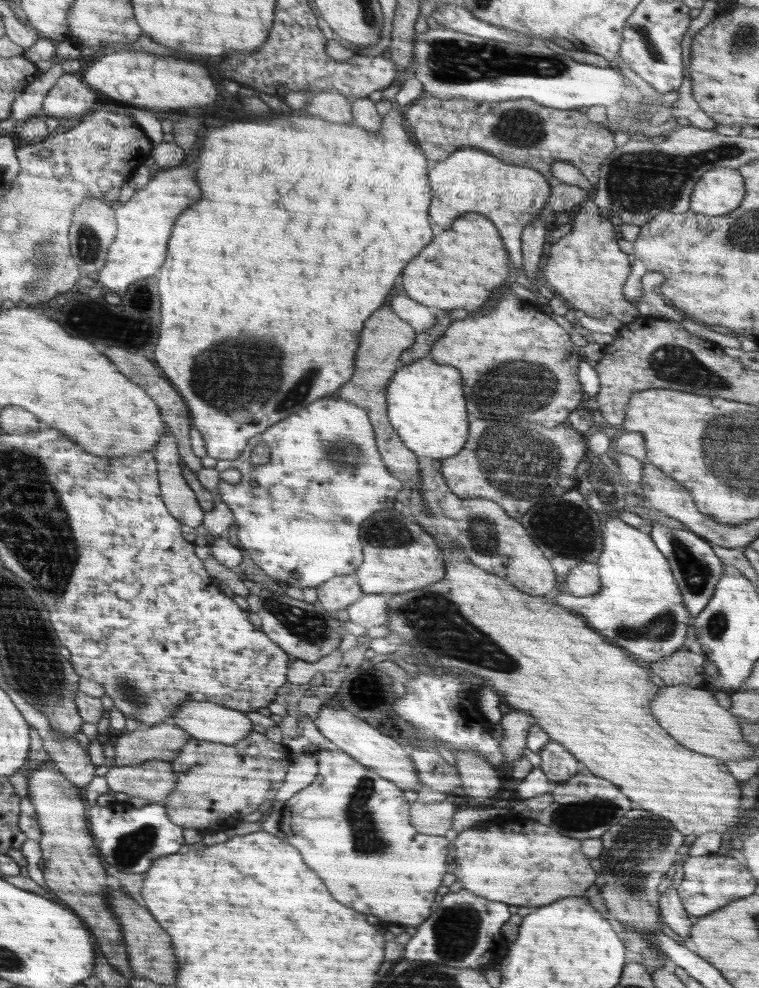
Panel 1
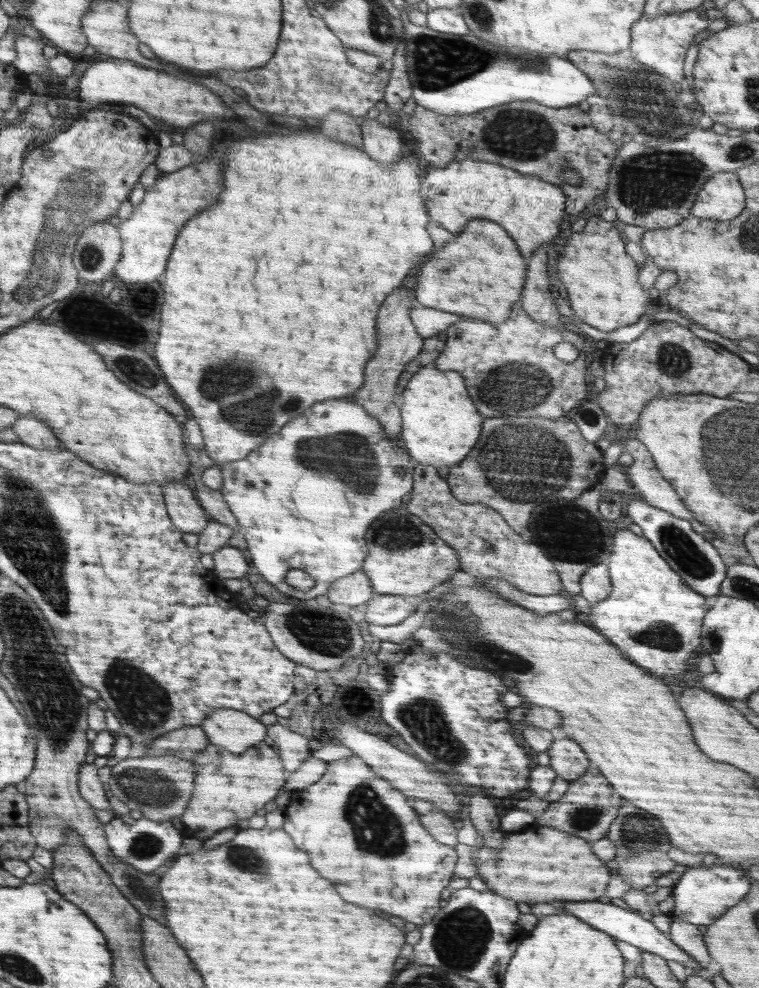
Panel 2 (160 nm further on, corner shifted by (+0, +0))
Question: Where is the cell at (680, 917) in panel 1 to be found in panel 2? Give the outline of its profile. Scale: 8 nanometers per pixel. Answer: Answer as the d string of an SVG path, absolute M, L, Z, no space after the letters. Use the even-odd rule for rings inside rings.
M672 915L672 920L669 932L672 942L695 960L701 968L707 968L711 956L702 932L695 924L690 924L677 916Z

